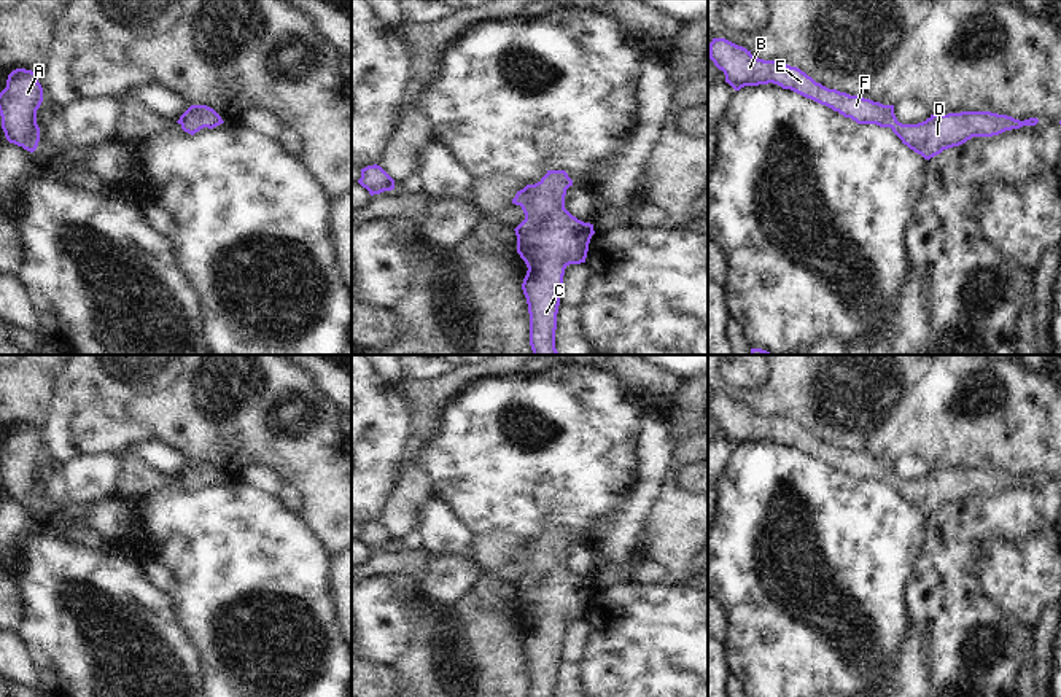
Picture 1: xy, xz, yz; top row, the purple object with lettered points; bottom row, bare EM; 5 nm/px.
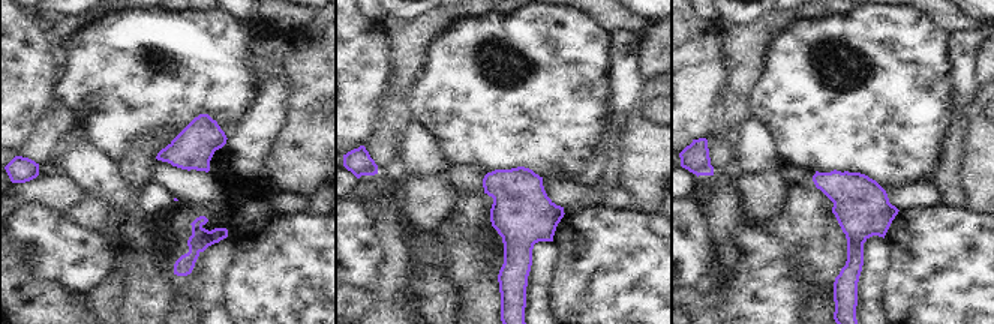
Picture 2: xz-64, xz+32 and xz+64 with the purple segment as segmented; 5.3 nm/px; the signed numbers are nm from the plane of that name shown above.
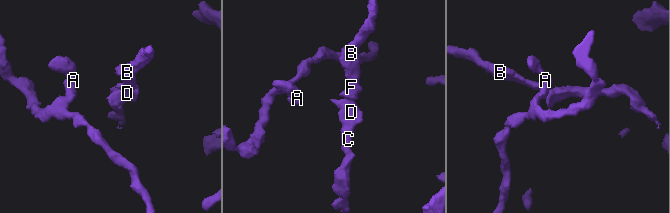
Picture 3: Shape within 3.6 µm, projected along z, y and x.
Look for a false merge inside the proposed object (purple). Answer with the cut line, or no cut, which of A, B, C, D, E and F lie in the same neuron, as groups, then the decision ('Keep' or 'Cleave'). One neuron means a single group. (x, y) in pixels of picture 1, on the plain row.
No split. Groups: A B C D E F. Keep

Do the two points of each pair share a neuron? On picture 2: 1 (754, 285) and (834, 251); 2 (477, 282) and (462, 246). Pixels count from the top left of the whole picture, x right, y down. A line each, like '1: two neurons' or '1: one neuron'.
1: one neuron
2: one neuron

